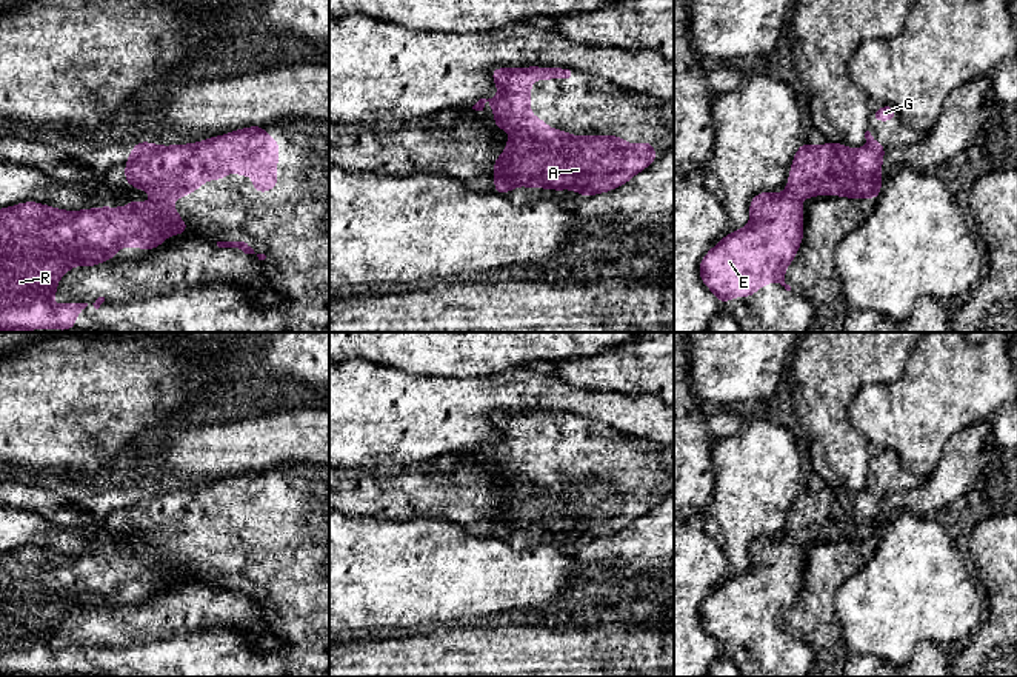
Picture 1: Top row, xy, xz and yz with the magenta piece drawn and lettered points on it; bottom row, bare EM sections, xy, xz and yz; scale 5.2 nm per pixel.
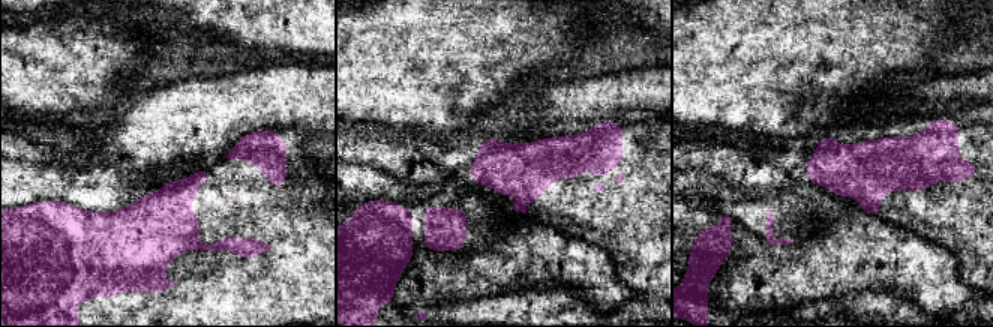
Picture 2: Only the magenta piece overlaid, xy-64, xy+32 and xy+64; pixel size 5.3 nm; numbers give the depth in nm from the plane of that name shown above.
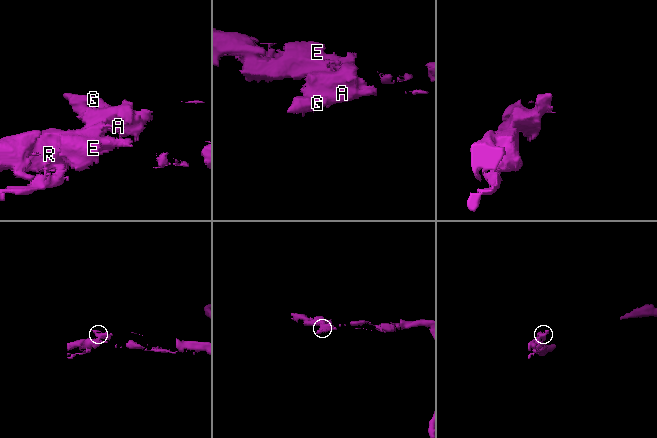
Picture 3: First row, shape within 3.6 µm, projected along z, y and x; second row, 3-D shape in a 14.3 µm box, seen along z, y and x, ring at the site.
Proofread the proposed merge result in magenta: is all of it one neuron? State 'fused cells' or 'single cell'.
single cell

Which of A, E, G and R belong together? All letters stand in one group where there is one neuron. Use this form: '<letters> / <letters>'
A E G R

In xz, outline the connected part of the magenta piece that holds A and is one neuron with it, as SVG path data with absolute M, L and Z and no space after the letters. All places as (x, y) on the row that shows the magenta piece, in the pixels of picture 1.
M492 68L491 78L500 94L480 98L472 109L483 111L489 102L494 108L495 129L506 129L511 138L505 154L494 158L494 192L506 195L517 186L554 191L574 189L580 197L597 195L628 183L635 174L659 158L652 142L631 146L620 135L569 135L565 129L551 129L540 117L531 115L531 82L569 78L571 71L562 68Z

